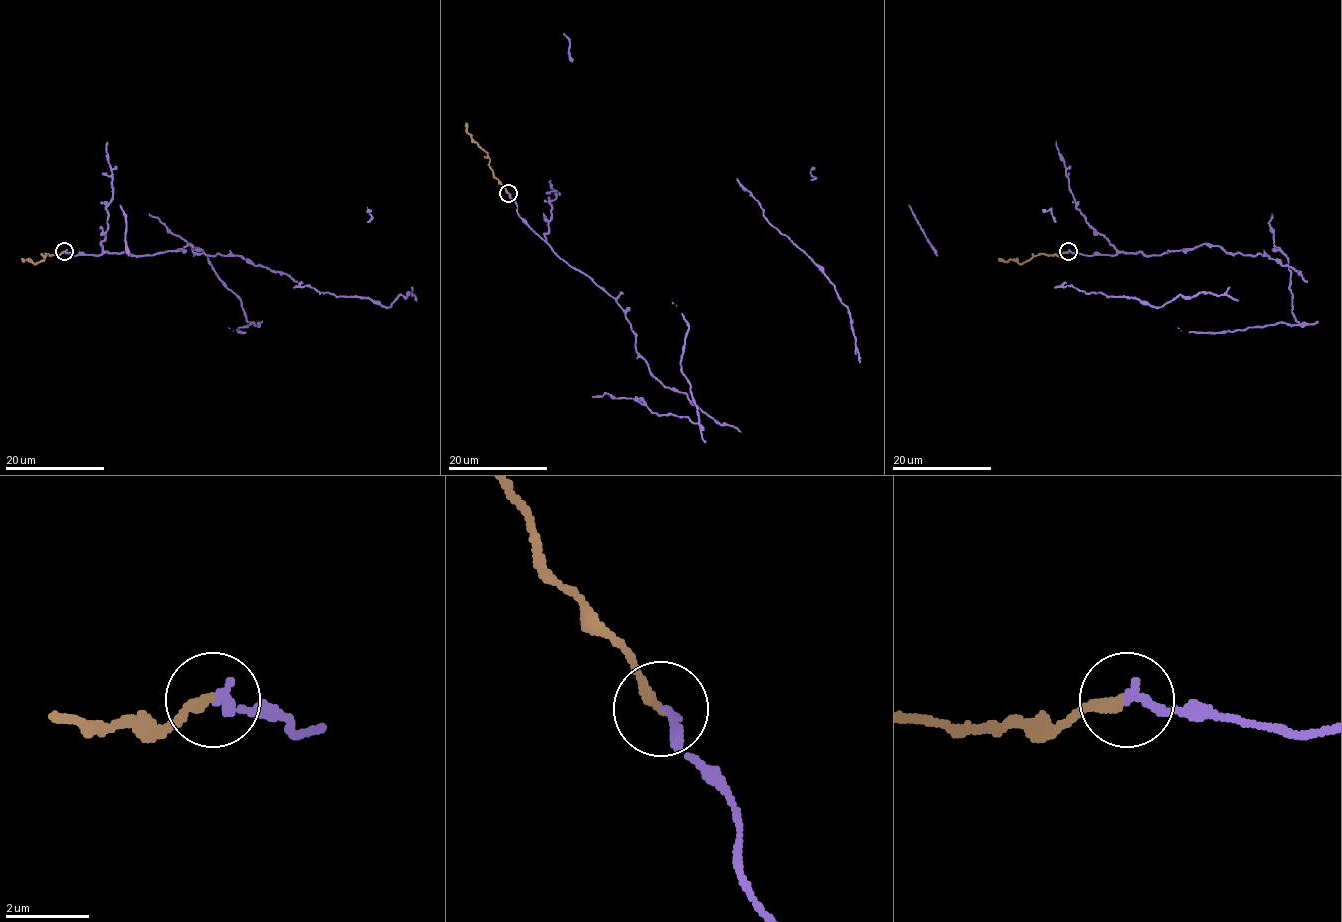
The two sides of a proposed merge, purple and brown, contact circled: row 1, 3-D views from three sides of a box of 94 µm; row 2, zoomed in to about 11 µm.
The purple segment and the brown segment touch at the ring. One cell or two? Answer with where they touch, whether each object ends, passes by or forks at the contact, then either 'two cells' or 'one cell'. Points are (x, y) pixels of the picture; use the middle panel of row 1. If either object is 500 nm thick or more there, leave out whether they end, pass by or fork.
(508, 193) | purple ends | brown ends | one cell

